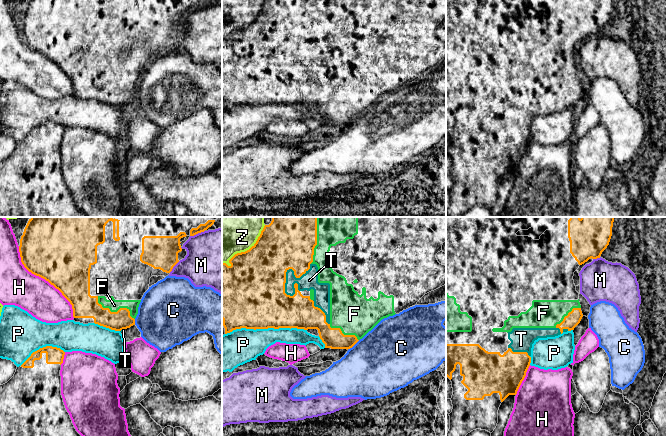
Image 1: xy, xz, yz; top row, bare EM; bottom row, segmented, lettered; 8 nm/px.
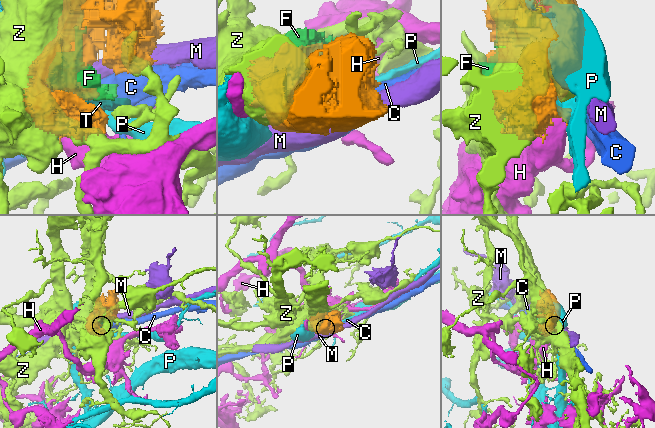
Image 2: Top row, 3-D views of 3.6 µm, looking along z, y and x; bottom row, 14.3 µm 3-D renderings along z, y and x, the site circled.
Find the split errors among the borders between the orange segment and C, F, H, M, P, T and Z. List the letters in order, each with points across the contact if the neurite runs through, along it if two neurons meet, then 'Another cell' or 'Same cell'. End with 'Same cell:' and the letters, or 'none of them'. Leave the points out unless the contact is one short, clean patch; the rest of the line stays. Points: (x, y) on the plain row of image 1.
C: Another cell
F: Same cell
H: Another cell
M: Another cell
P: Another cell
T: Same cell
Z: Another cell
Same cell: F, T

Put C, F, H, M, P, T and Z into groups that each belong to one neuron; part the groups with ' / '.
C / F T / H / M / P / Z

